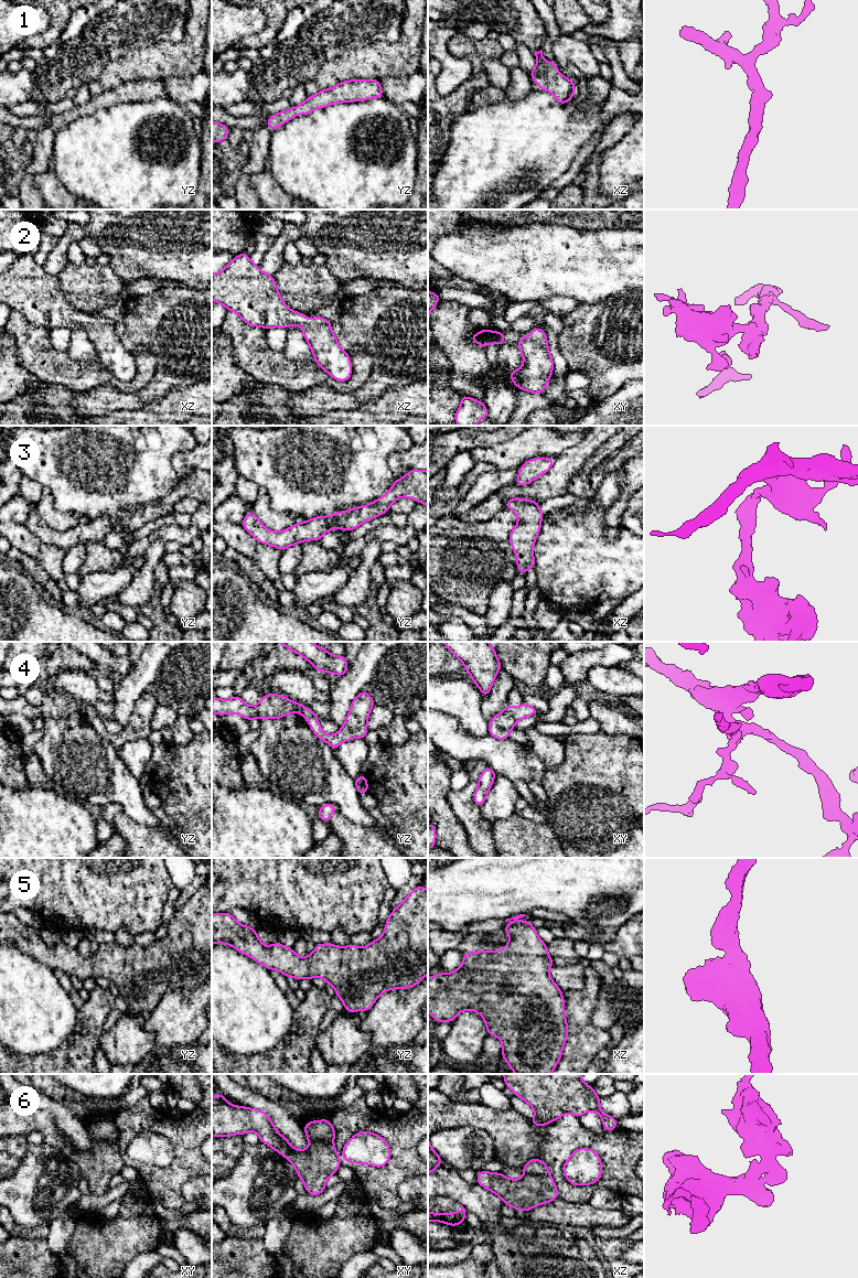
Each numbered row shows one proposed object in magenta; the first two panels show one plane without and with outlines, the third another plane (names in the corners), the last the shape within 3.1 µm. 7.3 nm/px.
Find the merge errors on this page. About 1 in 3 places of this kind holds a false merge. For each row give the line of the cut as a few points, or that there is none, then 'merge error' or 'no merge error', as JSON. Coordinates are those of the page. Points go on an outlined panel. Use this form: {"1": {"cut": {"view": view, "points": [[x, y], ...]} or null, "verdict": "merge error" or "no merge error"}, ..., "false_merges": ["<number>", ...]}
{"1": {"cut": null, "verdict": "no merge error"}, "2": {"cut": null, "verdict": "no merge error"}, "3": {"cut": null, "verdict": "no merge error"}, "4": {"cut": {"view": "xy", "points": [[508, 731], [493, 736]]}, "verdict": "merge error"}, "5": {"cut": null, "verdict": "no merge error"}, "6": {"cut": {"view": "xy", "points": [[309, 1139], [332, 1140]]}, "verdict": "merge error"}, "false_merges": ["4", "6"]}

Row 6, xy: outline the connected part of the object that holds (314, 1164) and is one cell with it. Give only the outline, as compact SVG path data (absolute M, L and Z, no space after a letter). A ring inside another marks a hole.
M217 1092L212 1098L212 1137L245 1135L248 1131L257 1132L261 1142L296 1167L297 1177L303 1180L309 1194L321 1194L326 1189L326 1179L335 1174L341 1166L333 1140L309 1140L305 1150L294 1149L287 1138L279 1134L268 1114L230 1105Z

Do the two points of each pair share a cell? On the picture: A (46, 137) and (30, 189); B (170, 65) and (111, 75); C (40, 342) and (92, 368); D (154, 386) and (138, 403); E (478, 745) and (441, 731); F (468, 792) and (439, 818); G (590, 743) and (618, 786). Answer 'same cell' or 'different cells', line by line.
A: same cell
B: same cell
C: same cell
D: same cell
E: same cell
F: different cells
G: same cell

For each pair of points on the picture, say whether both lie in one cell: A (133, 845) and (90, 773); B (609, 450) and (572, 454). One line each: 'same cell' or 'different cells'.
A: different cells
B: different cells

